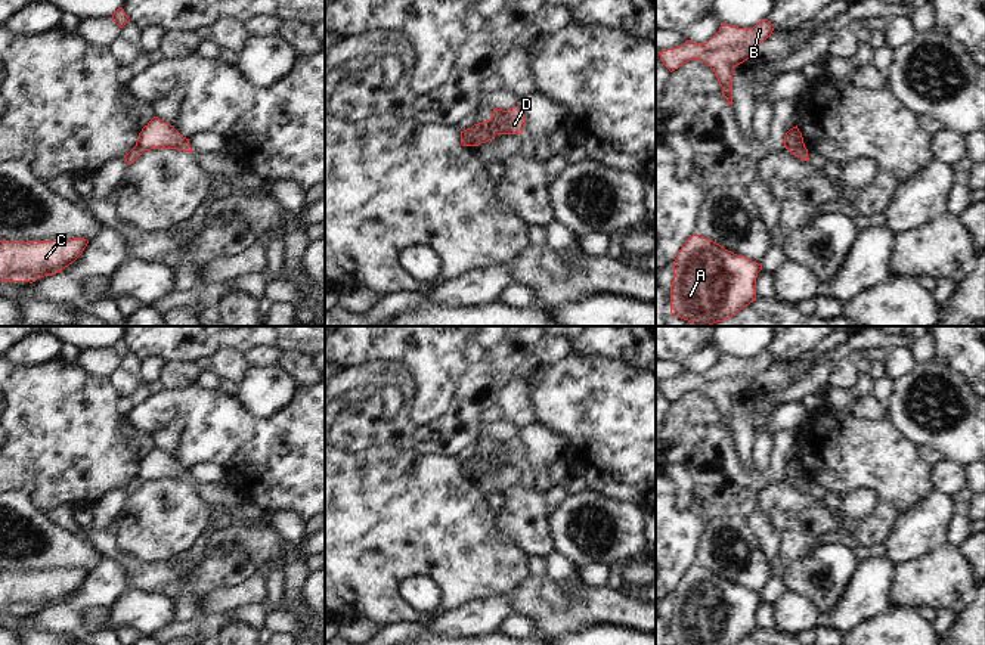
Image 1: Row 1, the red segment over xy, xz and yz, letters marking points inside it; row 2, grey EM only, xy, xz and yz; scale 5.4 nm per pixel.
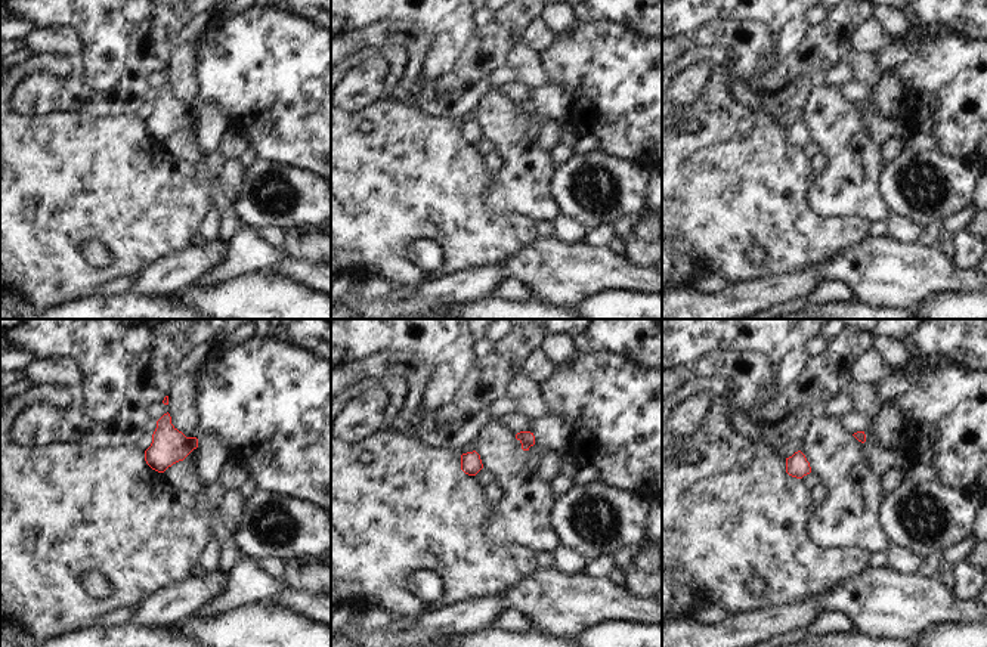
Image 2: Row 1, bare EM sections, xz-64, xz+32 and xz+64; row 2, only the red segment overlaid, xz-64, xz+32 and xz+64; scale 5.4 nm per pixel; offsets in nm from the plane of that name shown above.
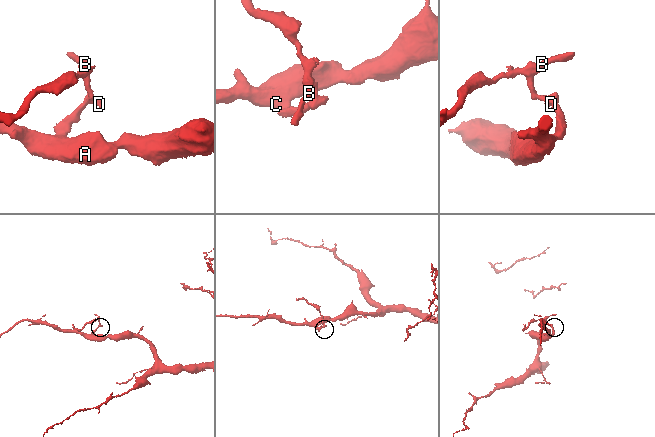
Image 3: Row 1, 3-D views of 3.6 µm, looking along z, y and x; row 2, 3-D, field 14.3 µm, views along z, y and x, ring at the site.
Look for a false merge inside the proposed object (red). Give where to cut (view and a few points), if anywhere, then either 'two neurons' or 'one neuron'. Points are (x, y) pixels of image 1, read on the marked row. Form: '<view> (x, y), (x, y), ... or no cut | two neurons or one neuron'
xz (471, 127), (471, 142), (474, 145) | two neurons

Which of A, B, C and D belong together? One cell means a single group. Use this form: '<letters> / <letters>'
A C / B D

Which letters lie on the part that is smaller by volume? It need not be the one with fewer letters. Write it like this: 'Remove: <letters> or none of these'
Remove: B, D

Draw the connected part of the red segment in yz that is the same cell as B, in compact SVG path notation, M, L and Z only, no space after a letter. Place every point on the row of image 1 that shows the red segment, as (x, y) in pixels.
M768 19L753 28L738 28L722 22L719 31L707 43L687 40L682 46L659 52L659 55L670 72L690 61L704 62L713 69L722 94L732 106L732 69L753 58L756 47L771 37L774 28Z

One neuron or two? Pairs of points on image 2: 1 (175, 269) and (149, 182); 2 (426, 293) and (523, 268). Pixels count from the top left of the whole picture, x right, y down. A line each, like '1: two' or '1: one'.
1: two
2: two

